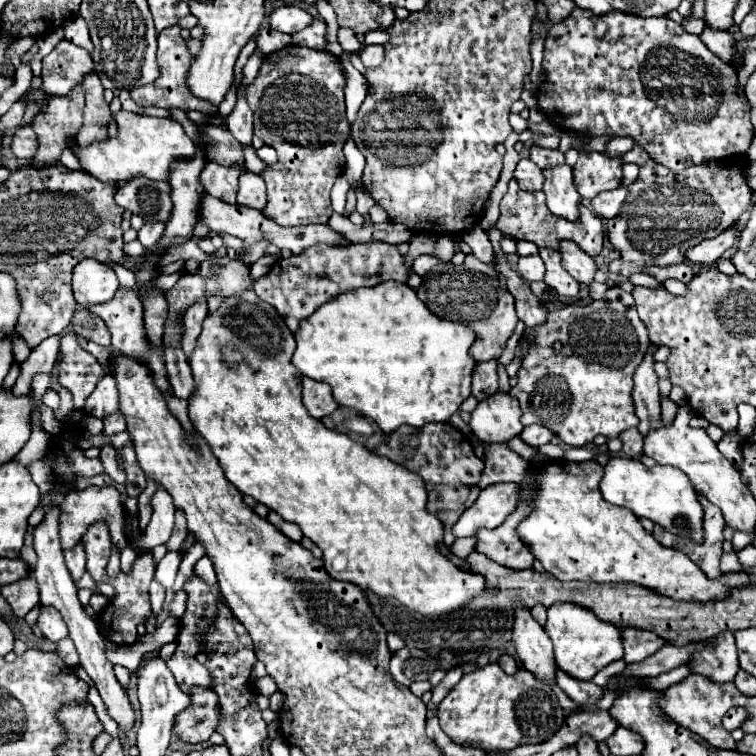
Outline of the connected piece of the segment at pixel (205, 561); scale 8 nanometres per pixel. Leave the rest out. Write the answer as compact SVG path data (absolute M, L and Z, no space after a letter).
M202 556L202 558L196 562L196 566L194 566L194 572L196 572L196 576L200 576L200 578L202 578L206 584L217 583L216 572L208 556Z

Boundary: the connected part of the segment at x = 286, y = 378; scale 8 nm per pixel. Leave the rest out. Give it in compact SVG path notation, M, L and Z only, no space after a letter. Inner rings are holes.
M252 290L224 298L220 308L202 322L196 348L188 358L194 376L188 416L194 430L210 444L226 478L244 496L252 496L278 512L286 522L296 524L322 550L326 572L338 580L370 588L378 596L394 596L424 616L446 614L480 596L484 592L482 576L458 570L438 552L436 542L444 538L444 526L434 514L426 512L424 480L402 464L372 454L346 434L326 428L306 412L302 404L302 374L290 362L294 350L294 334L282 316L274 306L258 300ZM342 558L344 566L338 566Z

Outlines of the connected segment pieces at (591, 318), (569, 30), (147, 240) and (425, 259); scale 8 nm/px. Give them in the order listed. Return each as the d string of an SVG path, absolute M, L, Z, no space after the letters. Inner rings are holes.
M612 286L606 290L602 300L590 302L588 306L572 304L550 312L546 324L542 324L542 328L534 328L534 332L526 332L526 336L528 334L534 338L534 348L524 356L518 372L518 384L510 390L510 396L520 402L524 426L546 424L570 446L586 446L598 434L618 438L624 430L638 426L638 416L634 414L632 404L632 376L650 348L650 338L646 326L638 318L632 294ZM554 342L562 342L560 352L554 352Z
M574 8L570 16L550 28L542 68L544 80L538 86L538 106L556 126L592 138L630 136L654 162L674 172L710 158L740 156L754 138L750 104L738 94L738 72L718 60L700 36L686 34L680 24L666 16L638 18L620 12L594 16L592 12Z
M144 222L144 226L138 230L138 240L144 248L154 248L164 232L164 222Z
M422 255L420 258L416 258L414 260L414 272L418 272L420 276L424 276L434 264L438 264L440 262L439 258L436 258L432 255Z

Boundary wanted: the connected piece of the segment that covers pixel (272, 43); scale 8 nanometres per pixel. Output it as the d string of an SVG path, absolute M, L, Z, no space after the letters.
M264 28L256 40L258 44L258 50L262 54L270 54L270 52L276 52L276 50L282 50L286 46L292 44L292 38L290 34L282 34L282 32L276 32L274 28Z

